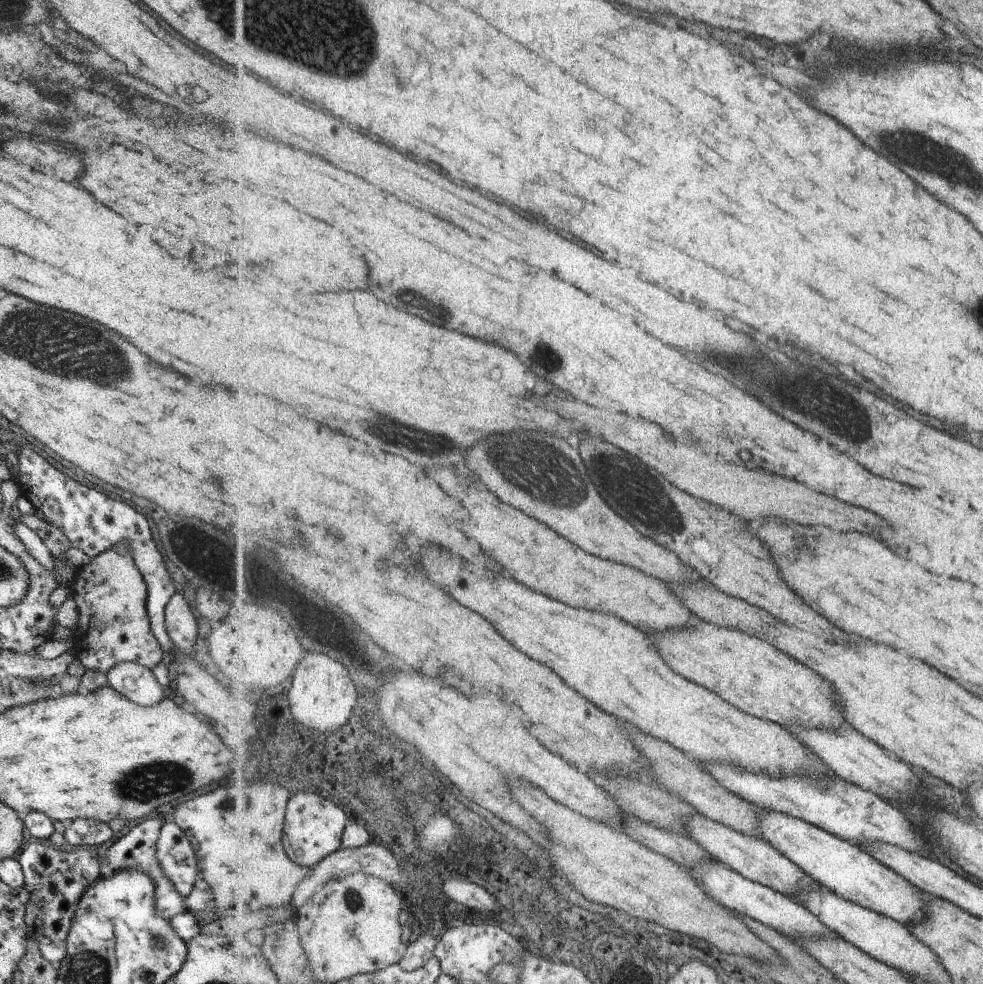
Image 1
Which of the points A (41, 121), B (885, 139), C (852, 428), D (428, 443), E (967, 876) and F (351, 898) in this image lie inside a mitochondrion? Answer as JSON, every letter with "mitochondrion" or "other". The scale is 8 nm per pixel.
{"A":"mitochondrion","B":"mitochondrion","C":"mitochondrion","D":"mitochondrion","E":"other","F":"mitochondrion"}

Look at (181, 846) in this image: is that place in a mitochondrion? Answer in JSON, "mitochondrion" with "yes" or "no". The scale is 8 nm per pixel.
{"mitochondrion":"no"}

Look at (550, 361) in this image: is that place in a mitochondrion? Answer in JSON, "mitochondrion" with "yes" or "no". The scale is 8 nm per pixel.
{"mitochondrion":"yes"}

